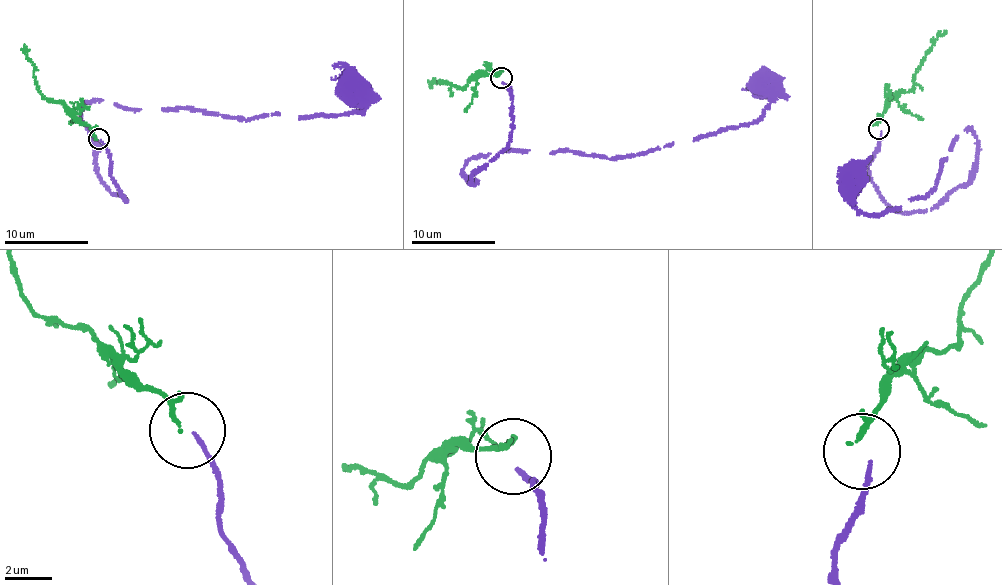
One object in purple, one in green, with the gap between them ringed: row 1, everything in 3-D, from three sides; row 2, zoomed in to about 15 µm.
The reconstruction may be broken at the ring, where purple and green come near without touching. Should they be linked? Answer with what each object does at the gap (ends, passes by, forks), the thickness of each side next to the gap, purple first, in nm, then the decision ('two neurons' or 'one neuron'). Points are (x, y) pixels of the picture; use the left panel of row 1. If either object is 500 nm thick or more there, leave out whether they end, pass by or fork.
purple ends there; green ends there; 200 nm thick on the purple side, 220 nm on the other; two neurons

